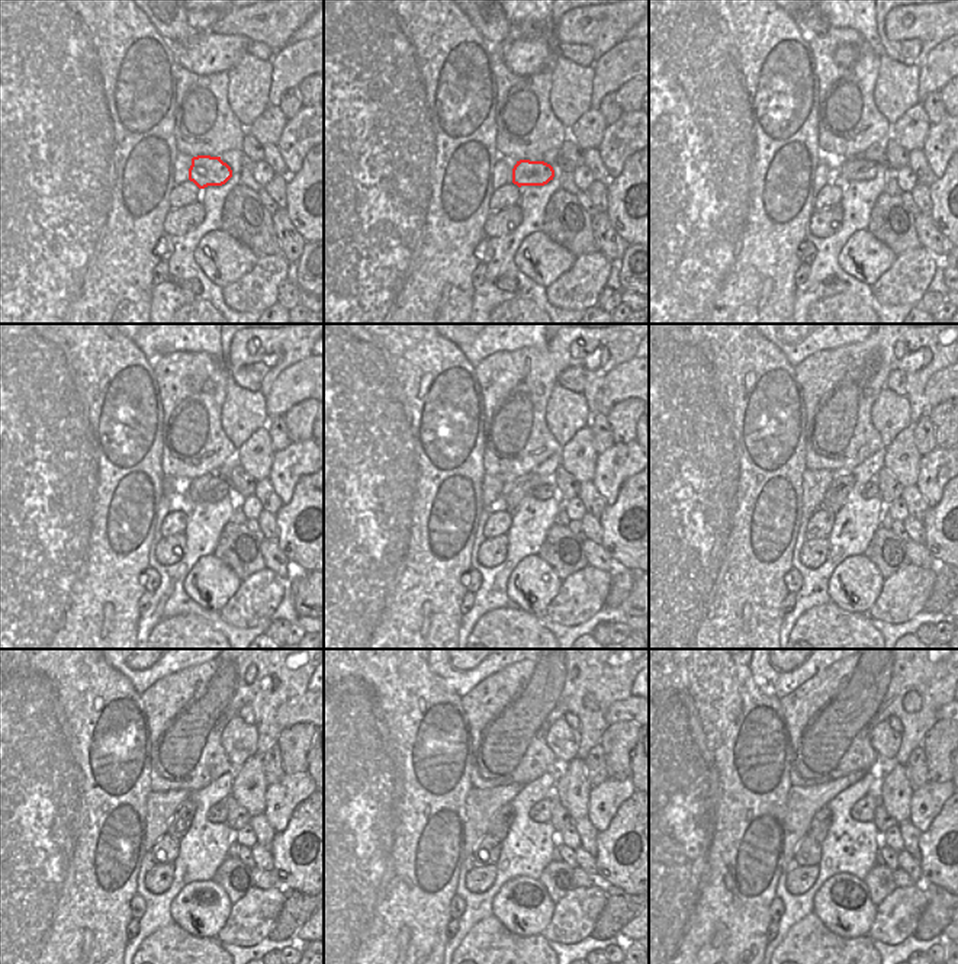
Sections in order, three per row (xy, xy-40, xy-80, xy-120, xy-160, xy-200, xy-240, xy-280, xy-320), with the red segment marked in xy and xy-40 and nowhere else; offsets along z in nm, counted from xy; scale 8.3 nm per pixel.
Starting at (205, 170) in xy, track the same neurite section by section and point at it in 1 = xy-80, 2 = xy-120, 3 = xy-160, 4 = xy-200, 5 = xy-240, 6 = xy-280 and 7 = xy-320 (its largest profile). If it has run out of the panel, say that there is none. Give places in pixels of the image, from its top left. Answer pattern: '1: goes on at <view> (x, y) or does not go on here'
1: goes on at xy-80 (857, 169)
2: goes on at xy-120 (222, 489)
3: goes on at xy-160 (546, 489)
4: goes on at xy-200 (870, 489)
5: goes on at xy-240 (218, 813)
6: goes on at xy-280 (542, 810)
7: goes on at xy-320 (862, 810)

